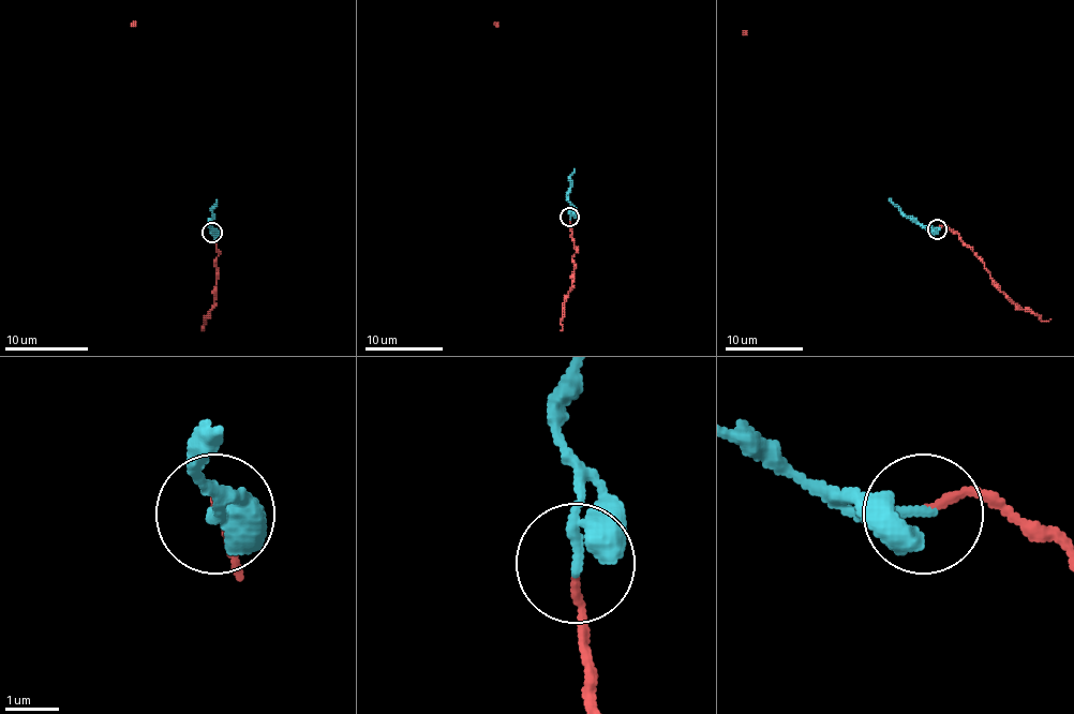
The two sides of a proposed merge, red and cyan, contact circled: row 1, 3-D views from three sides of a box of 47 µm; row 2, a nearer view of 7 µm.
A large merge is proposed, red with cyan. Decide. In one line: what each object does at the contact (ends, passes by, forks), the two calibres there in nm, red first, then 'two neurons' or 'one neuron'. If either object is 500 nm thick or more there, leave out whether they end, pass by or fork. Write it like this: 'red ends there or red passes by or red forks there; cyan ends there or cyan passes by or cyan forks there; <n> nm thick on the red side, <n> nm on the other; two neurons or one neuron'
red ends there; cyan passes by; 120 nm thick on the red side, 200 nm on the other; one neuron

